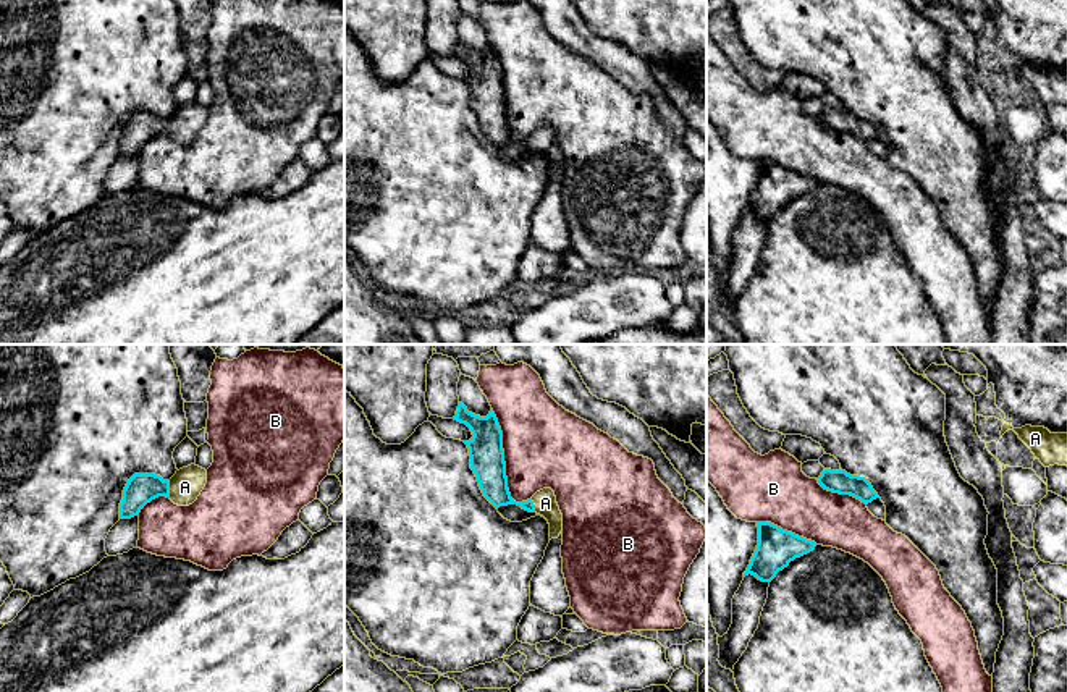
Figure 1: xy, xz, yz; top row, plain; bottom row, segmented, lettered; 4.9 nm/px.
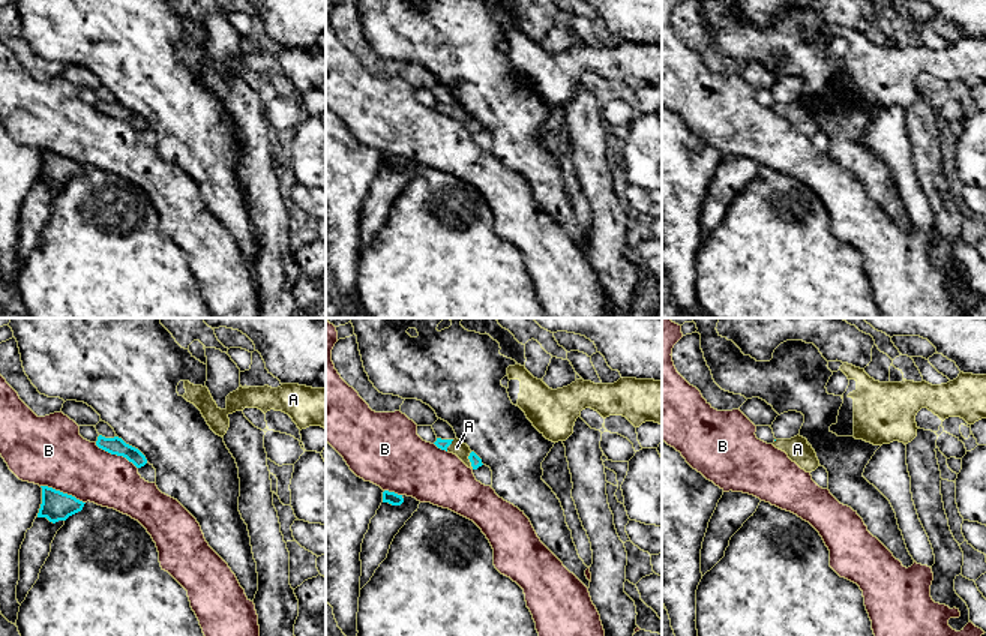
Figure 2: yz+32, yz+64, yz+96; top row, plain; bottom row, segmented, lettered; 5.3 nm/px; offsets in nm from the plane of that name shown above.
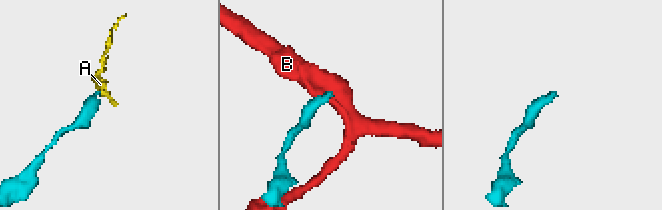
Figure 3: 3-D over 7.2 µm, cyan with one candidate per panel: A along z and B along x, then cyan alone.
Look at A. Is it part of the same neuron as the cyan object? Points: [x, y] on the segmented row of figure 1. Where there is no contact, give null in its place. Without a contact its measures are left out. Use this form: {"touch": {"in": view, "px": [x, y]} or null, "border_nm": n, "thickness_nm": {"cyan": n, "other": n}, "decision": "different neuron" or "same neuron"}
{"touch": {"in": "xy", "px": [168, 489]}, "border_nm": 90, "thickness_nm": {"cyan": 160, "other": 160}, "decision": "same neuron"}

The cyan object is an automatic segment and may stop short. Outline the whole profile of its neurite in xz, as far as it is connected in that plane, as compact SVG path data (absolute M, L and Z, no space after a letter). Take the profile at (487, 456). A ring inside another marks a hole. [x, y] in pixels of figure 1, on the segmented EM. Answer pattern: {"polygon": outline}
{"polygon": "M459 403L454 420L466 424L474 435L464 443L469 448L470 469L477 477L483 496L495 508L517 504L529 513L543 516L550 524L550 540L558 538L563 530L563 514L551 488L543 488L522 503L516 503L511 498L506 477L503 432L493 409L487 417L480 417L469 412L467 407Z"}

